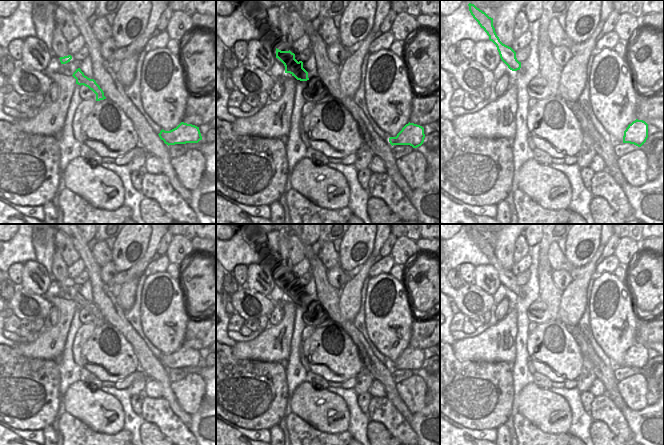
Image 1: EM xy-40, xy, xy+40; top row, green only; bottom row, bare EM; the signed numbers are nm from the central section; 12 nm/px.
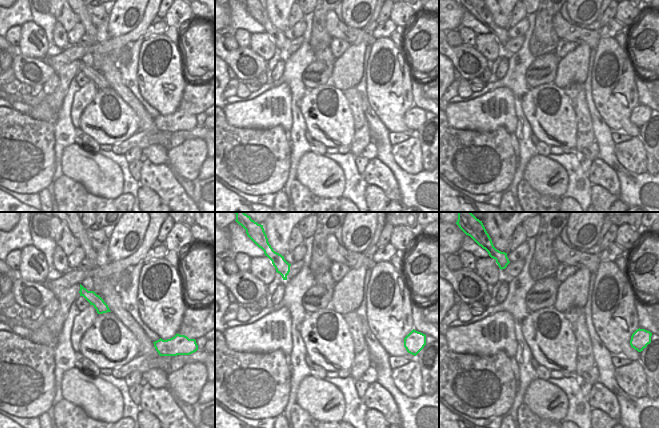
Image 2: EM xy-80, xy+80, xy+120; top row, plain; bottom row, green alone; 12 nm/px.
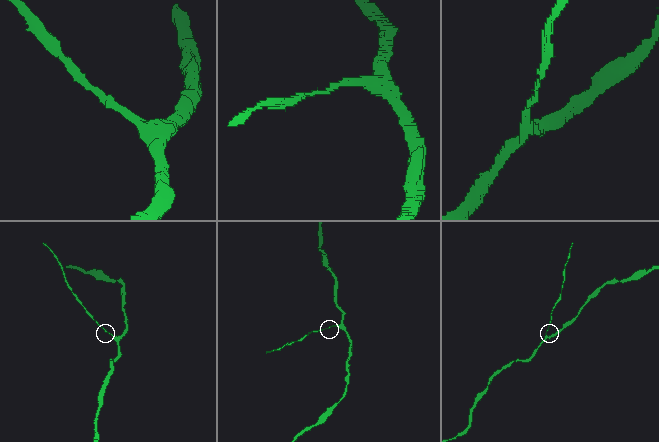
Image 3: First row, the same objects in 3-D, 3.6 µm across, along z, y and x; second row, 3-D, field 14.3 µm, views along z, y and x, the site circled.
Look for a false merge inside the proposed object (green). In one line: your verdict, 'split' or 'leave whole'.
leave whole

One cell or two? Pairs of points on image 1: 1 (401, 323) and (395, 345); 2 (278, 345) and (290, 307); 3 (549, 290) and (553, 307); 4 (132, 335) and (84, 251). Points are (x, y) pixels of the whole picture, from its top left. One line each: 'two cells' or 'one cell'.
1: one cell
2: one cell
3: one cell
4: one cell

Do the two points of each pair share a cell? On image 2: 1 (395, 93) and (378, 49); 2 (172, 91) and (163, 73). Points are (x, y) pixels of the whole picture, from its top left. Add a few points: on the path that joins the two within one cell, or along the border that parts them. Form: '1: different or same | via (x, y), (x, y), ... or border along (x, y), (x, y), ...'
1: same | via (389, 82), (387, 66), (381, 60)
2: same | via (168, 87), (163, 82), (163, 77)

